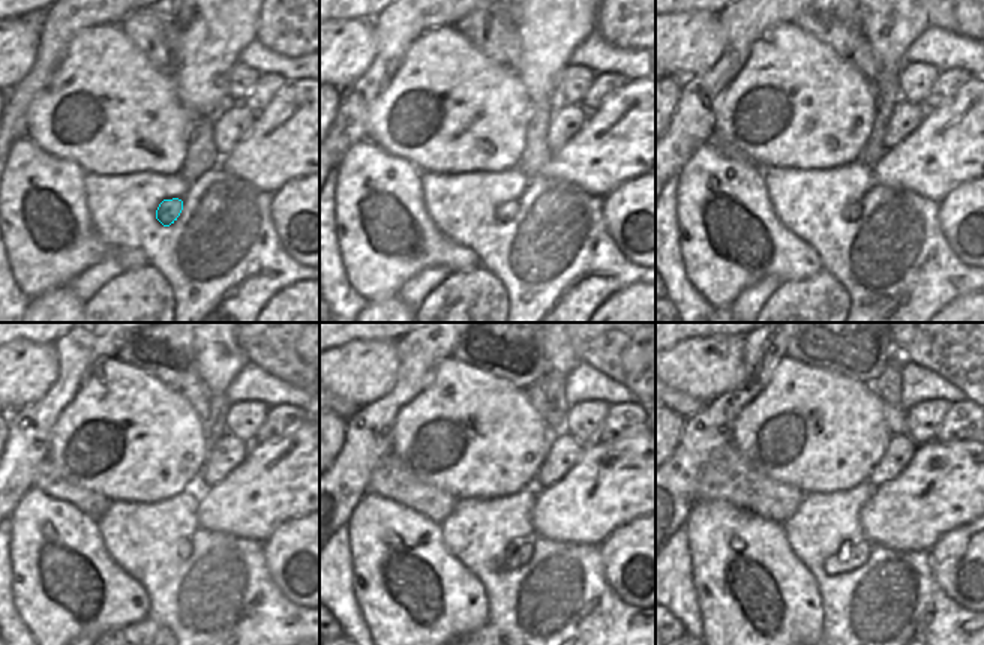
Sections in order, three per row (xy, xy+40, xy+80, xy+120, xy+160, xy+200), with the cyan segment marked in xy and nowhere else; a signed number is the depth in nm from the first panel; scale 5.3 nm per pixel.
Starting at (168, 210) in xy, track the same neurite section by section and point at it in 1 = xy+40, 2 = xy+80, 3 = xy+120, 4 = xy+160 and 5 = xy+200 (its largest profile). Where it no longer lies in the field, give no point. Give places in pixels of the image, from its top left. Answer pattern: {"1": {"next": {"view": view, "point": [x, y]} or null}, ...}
{"1": {"next": {"view": "xy+40", "point": [509, 210]}}, "2": {"next": {"view": "xy+80", "point": [852, 212]}}, "3": {"next": {"view": "xy+120", "point": [185, 548]}}, "4": {"next": {"view": "xy+160", "point": [519, 552]}}, "5": {"next": {"view": "xy+200", "point": [858, 552]}}}

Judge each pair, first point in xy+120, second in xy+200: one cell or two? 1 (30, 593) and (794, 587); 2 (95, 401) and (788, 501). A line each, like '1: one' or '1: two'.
1: one
2: two

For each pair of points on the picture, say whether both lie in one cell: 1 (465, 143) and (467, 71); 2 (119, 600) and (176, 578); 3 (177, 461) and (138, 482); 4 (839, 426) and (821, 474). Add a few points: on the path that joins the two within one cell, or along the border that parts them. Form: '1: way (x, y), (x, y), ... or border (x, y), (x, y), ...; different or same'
1: way (477, 125), (486, 116), (486, 111), (467, 89); same
2: border (119, 566), (143, 588), (149, 600), (150, 615); different
3: way (168, 461), (159, 461), (147, 473); same
4: way (828, 438), (821, 446), (821, 462); same

